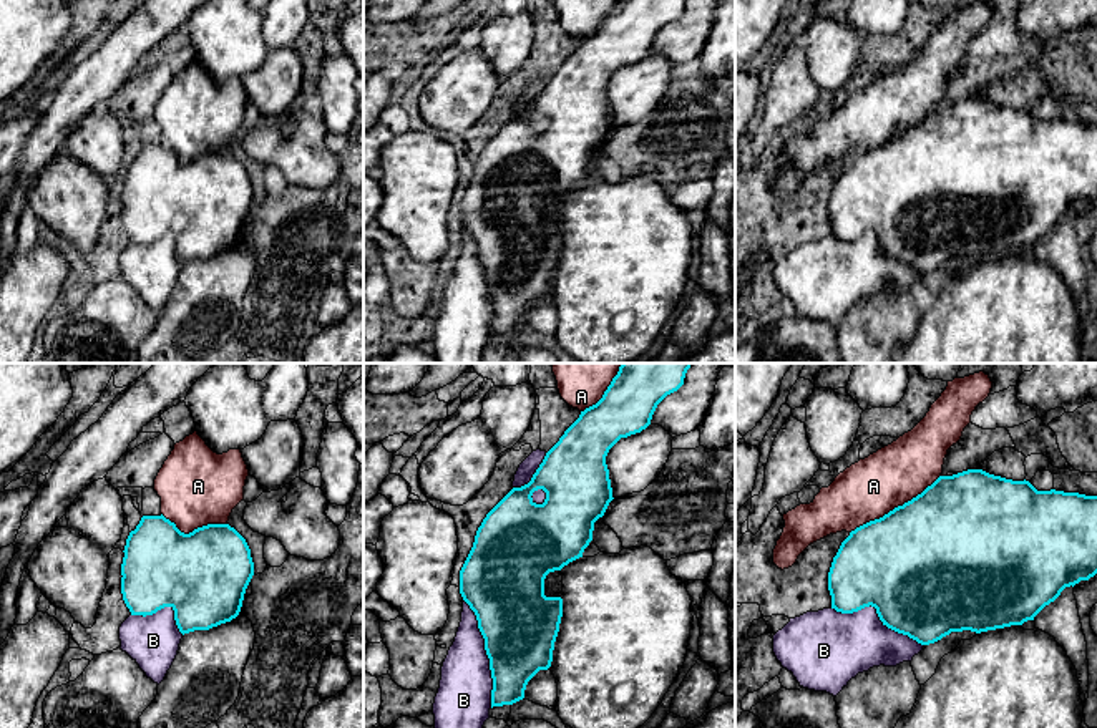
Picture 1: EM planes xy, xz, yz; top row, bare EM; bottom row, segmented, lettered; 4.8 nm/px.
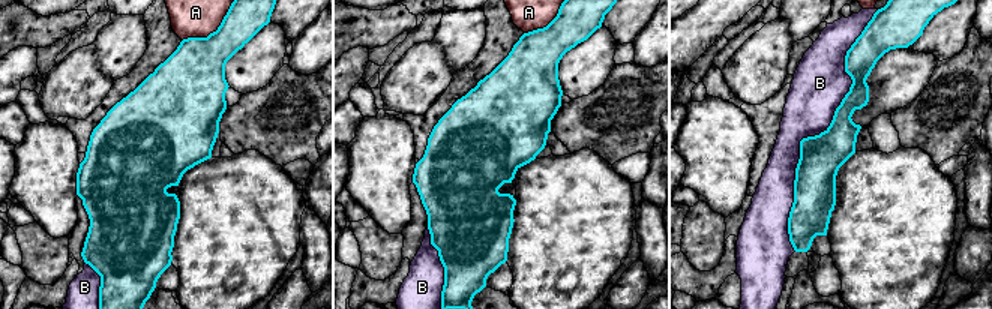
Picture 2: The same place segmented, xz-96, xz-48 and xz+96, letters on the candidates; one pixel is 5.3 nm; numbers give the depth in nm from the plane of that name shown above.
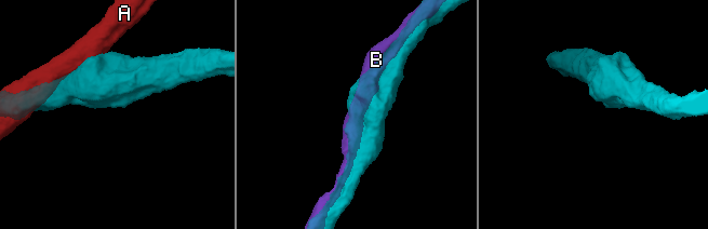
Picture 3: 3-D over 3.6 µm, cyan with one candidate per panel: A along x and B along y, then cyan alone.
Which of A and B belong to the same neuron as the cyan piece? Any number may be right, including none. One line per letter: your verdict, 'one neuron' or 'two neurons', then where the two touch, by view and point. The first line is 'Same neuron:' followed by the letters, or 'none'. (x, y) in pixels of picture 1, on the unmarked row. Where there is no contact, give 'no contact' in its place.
Same neuron: B
A: two neurons; meets cyan in yz at (895, 136)
B: one neuron; meets cyan in xz at (487, 282)

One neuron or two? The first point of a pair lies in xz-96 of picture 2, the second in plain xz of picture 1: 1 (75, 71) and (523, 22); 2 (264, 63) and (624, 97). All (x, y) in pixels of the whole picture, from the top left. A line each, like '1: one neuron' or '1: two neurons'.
1: one neuron
2: one neuron

